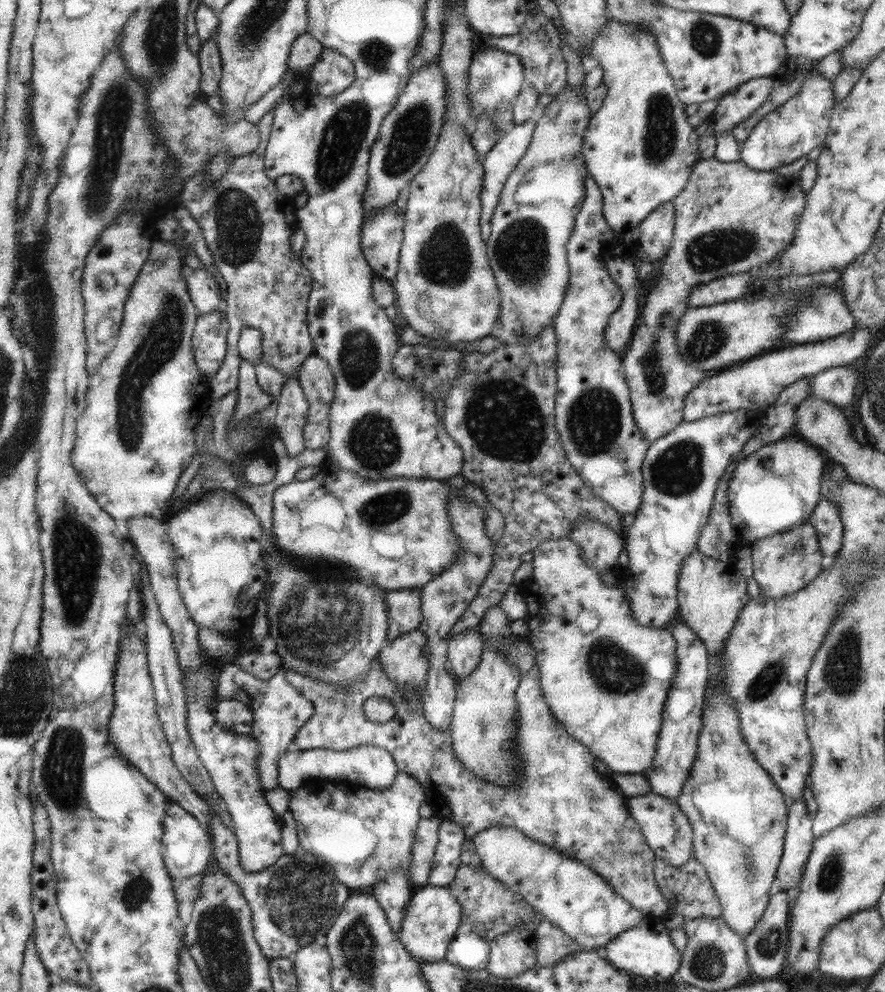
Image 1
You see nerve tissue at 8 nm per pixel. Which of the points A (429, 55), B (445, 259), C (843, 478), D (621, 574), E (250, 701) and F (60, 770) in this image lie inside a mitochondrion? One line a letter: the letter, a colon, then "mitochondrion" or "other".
A: other
B: mitochondrion
C: other
D: other
E: other
F: mitochondrion

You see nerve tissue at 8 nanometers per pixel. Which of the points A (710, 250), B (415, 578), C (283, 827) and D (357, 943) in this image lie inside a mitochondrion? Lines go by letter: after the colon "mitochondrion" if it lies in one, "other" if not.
A: mitochondrion
B: other
C: other
D: mitochondrion

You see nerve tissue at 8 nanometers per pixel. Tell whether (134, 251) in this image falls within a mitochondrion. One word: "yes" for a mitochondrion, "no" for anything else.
no

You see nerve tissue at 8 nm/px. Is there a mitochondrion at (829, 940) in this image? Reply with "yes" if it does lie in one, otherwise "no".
no

